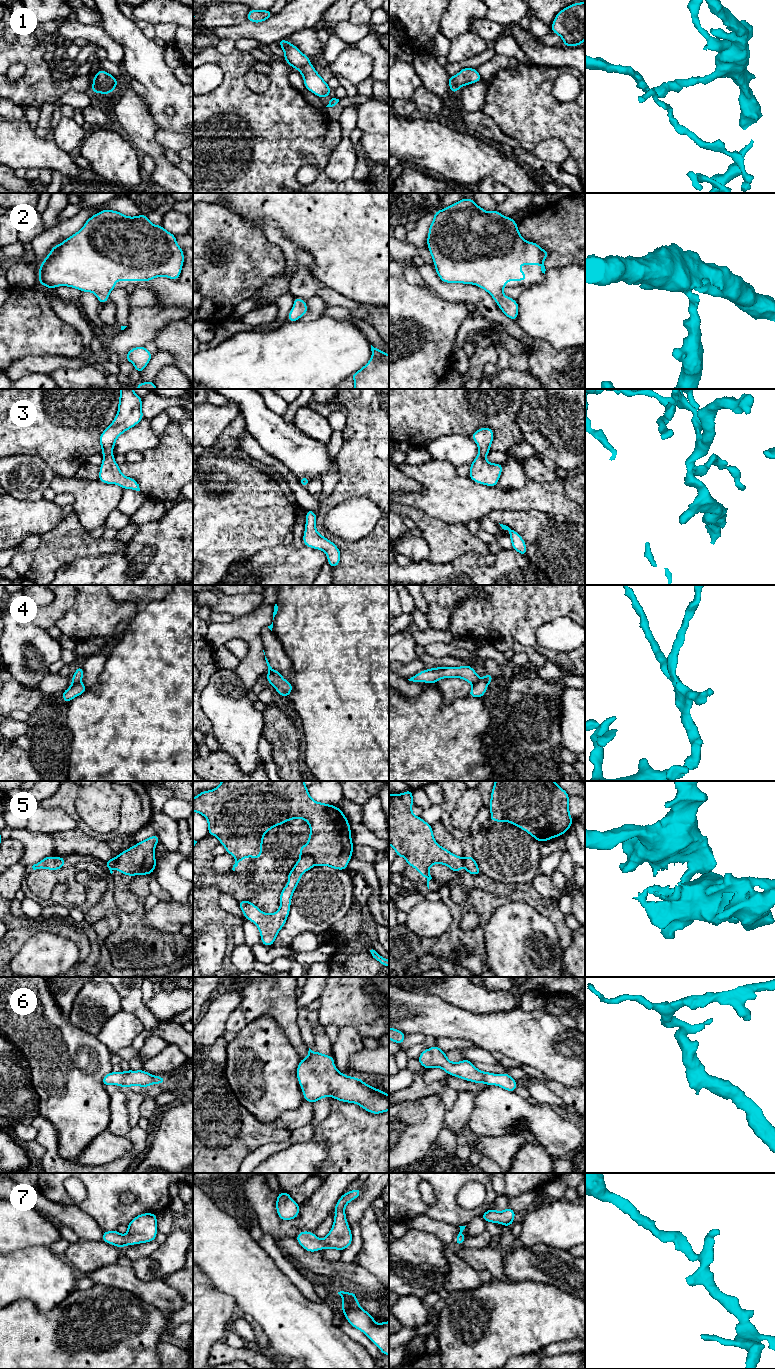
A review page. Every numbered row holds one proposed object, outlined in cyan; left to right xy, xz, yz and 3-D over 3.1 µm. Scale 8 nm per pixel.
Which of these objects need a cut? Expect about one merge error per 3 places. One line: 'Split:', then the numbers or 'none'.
Split: 4, 5

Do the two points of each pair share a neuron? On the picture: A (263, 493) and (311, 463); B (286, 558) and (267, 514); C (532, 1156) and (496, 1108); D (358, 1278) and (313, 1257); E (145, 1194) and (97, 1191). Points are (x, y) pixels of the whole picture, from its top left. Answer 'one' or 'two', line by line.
A: two
B: two
C: two
D: one
E: one

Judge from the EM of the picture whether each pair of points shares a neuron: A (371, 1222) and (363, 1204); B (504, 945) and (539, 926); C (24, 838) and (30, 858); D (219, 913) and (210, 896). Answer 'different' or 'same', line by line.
A: different
B: same
C: same
D: same

